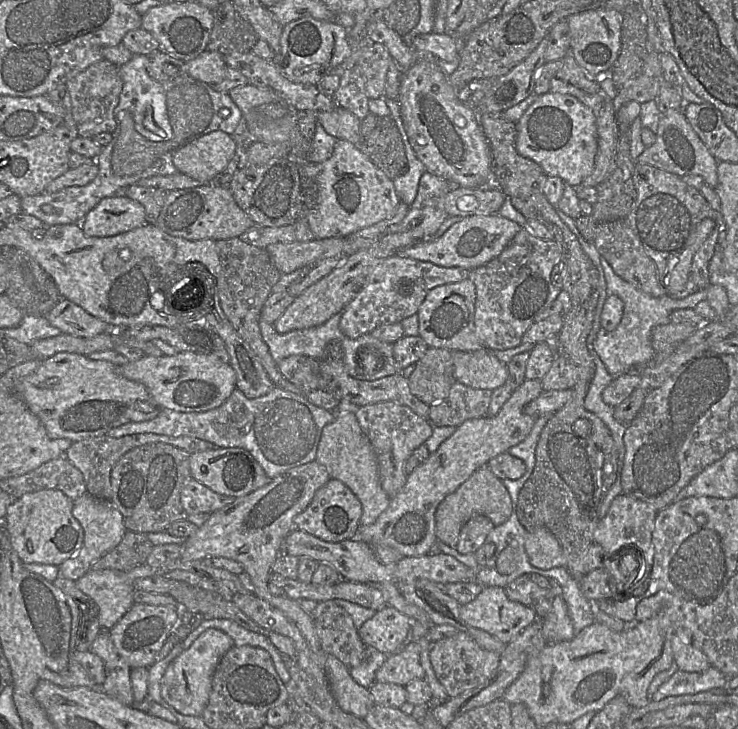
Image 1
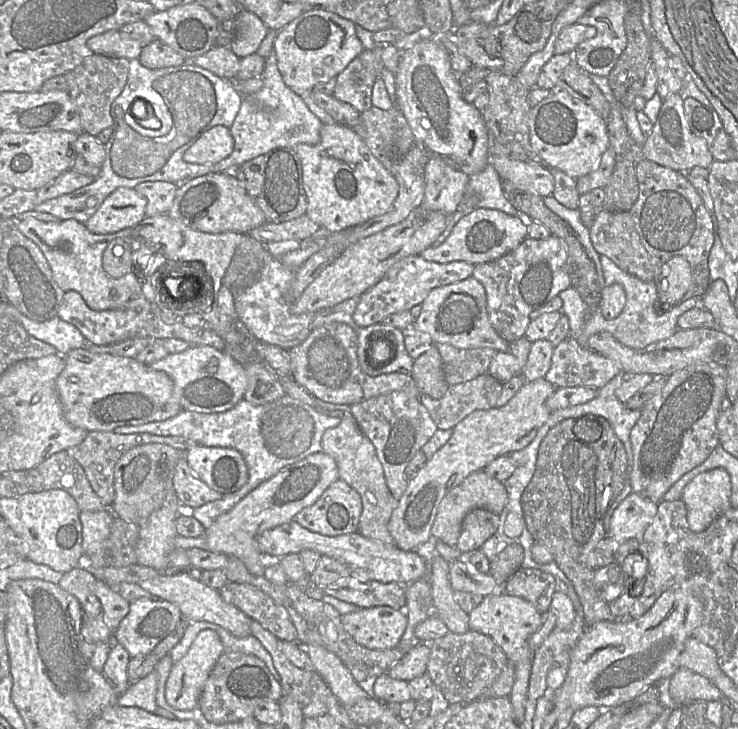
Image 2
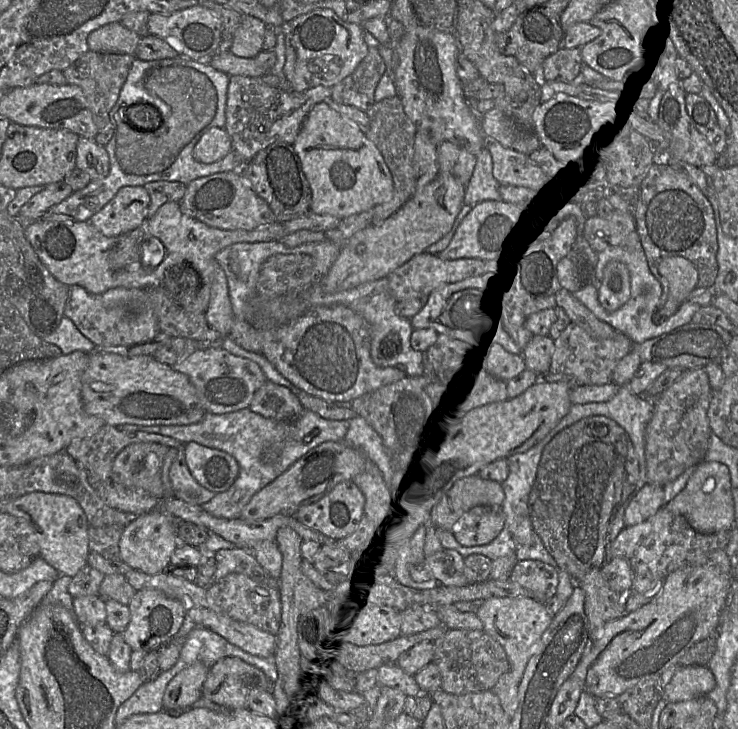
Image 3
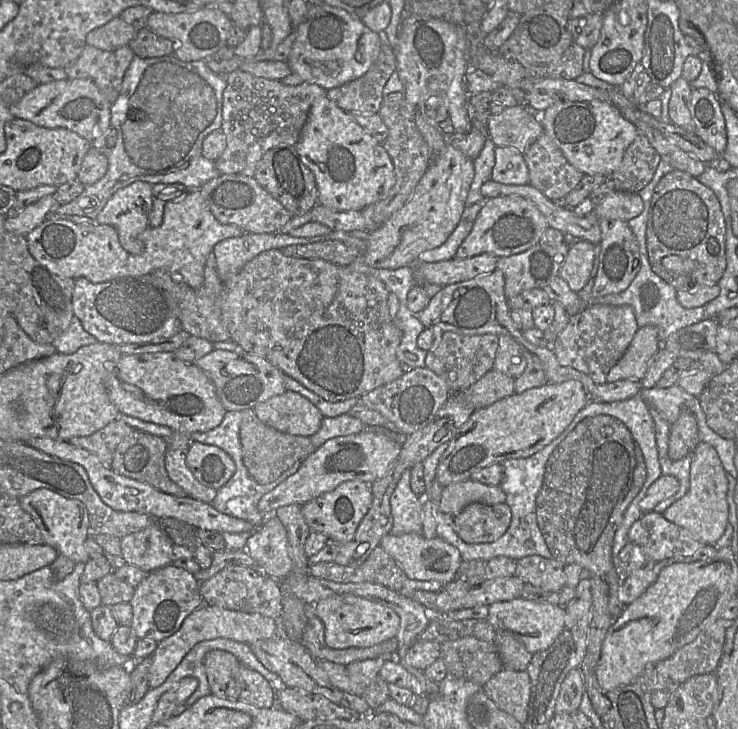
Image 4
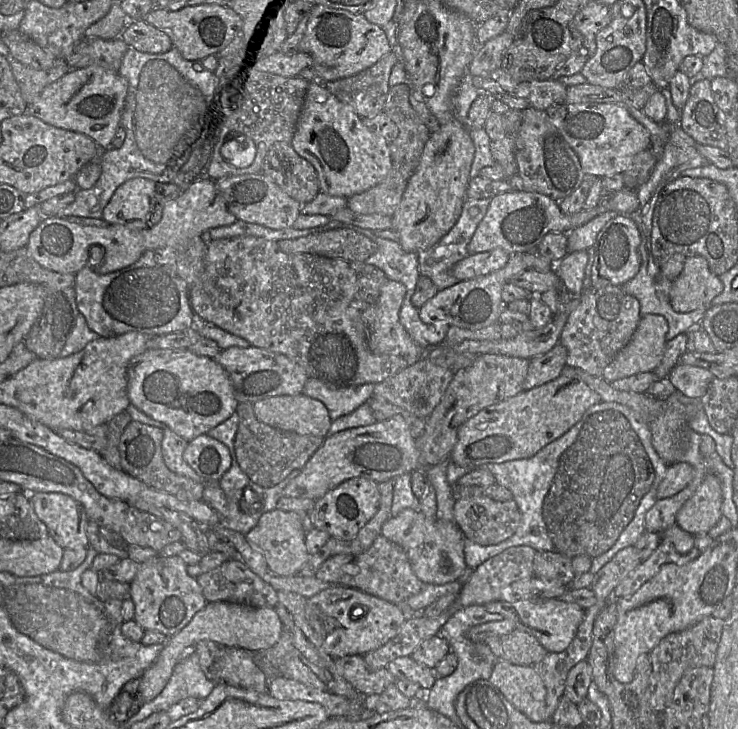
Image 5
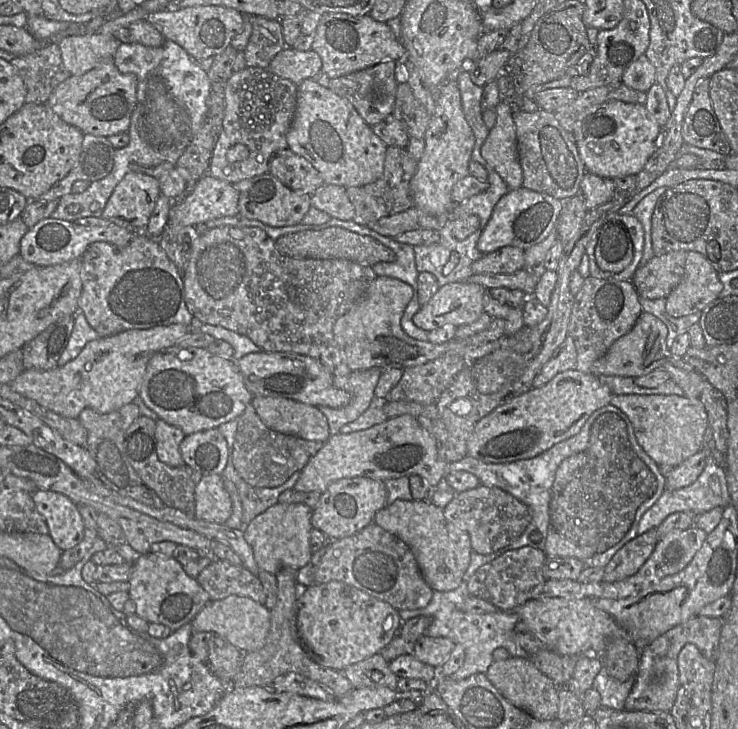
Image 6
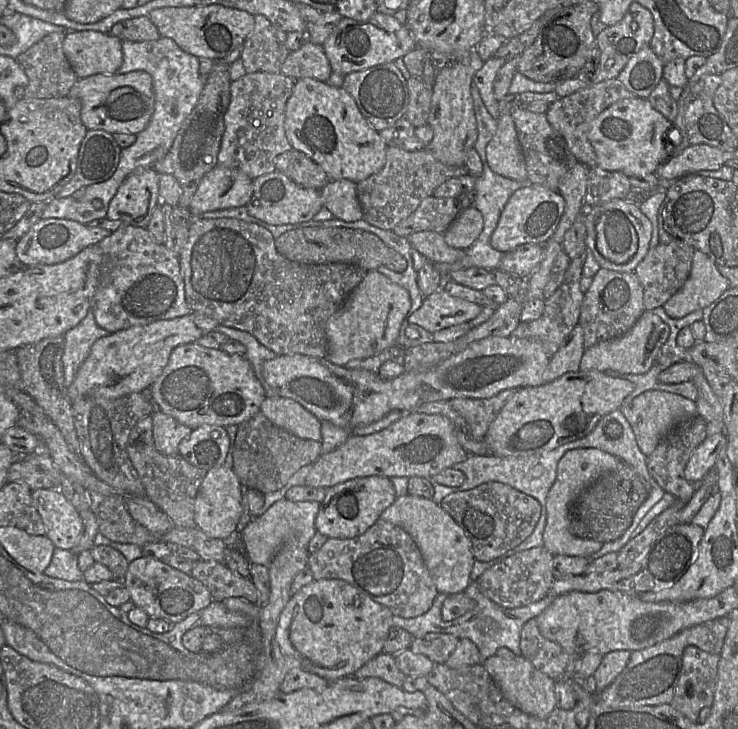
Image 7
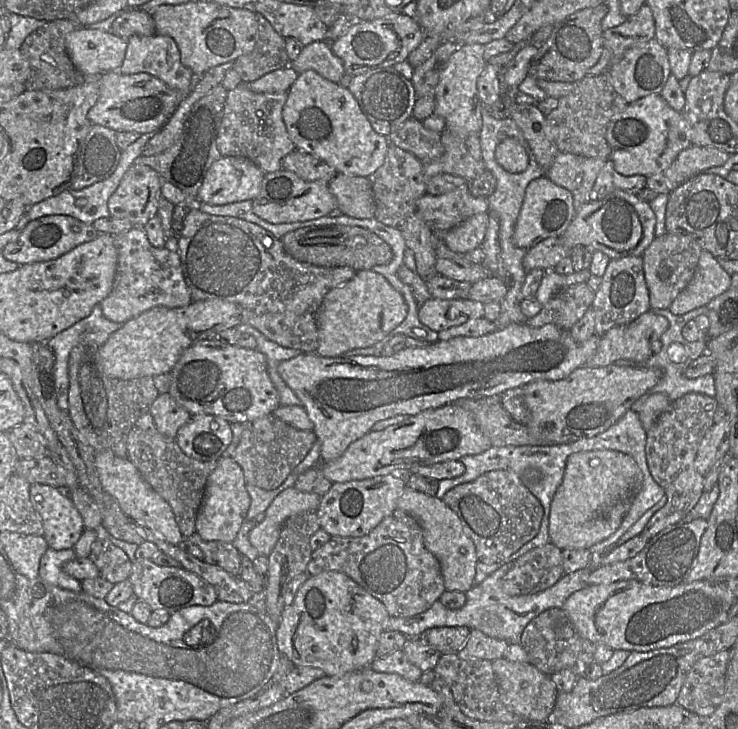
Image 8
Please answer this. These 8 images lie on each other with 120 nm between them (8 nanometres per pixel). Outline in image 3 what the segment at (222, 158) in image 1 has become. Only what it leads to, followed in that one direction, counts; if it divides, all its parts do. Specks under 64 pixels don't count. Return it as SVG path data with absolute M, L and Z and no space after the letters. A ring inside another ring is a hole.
M212 127L196 143L193 156L204 164L211 164L224 158L232 151L231 139L223 128Z

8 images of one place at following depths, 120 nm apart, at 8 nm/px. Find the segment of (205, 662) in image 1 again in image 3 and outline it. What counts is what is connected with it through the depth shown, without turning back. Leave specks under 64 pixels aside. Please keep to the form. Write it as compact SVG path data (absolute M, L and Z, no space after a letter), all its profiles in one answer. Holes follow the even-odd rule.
M197 661L174 676L164 692L163 709L185 708L199 700L209 670L207 665Z

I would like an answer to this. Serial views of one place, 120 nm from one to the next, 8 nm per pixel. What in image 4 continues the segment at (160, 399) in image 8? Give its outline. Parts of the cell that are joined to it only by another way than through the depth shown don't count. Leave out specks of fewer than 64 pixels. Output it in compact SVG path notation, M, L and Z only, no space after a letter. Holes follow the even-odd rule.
M182 447L169 451L165 456L165 468L170 479L181 487L186 496L211 503L217 494L217 490L201 484L186 465L188 447Z

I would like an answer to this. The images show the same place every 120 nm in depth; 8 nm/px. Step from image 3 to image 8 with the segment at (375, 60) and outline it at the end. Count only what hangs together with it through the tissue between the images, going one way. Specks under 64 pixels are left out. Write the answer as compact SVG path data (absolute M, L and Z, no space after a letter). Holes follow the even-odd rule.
M394 66L377 67L366 73L354 75L347 88L357 100L373 129L380 135L388 137L406 120L413 117L417 101L414 86L412 81L399 73Z

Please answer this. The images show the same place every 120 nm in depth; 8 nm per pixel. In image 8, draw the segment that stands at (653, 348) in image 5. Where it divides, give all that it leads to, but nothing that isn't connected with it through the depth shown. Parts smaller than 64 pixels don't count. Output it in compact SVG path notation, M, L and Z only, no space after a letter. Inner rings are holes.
M648 310L634 321L608 330L601 337L596 353L586 361L584 366L604 367L621 359L644 362L653 354L651 343L656 340L660 341L661 335L668 329L668 326L669 322L665 317Z

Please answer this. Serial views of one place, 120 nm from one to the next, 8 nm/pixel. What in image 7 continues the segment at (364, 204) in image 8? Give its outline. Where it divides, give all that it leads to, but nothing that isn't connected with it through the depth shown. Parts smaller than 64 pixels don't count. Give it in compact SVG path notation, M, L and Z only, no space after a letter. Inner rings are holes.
M348 179L332 180L319 192L323 206L333 214L334 218L345 222L364 218L355 182Z

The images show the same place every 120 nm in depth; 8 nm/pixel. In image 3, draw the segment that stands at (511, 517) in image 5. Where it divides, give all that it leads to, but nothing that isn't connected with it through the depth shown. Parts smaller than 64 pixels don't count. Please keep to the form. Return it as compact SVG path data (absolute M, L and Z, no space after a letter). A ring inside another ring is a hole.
M479 505L465 512L454 525L456 541L465 547L490 543L502 531L505 514L501 506Z

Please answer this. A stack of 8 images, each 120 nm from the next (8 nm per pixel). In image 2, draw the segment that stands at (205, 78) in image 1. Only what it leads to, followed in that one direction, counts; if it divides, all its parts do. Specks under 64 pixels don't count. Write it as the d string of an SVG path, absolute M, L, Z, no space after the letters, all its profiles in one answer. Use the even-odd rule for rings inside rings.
M214 45L208 52L197 56L191 61L193 64L206 69L218 77L234 81L240 66L240 59L231 51L229 47Z

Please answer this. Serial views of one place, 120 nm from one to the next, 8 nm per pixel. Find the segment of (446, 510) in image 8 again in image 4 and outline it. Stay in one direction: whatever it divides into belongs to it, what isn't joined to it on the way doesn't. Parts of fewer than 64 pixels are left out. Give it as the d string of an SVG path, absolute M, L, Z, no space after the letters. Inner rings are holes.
M408 533L400 536L385 535L380 546L396 561L407 578L419 581L437 581L446 585L453 581L462 564L459 550L439 537L425 538L422 534Z

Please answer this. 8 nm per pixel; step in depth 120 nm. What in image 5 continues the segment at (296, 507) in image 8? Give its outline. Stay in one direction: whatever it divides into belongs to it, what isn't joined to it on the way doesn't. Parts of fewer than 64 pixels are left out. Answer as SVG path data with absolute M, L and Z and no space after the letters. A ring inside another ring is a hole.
M279 509L264 513L246 539L263 555L268 568L277 575L291 576L299 571L309 558L305 545L306 532L300 516L295 512Z

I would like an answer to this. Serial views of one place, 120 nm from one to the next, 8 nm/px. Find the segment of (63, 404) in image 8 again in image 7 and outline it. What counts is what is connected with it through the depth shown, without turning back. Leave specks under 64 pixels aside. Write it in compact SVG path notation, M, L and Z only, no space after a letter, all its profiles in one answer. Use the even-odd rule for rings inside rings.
M91 308L79 324L64 334L65 344L62 364L66 388L72 384L95 341L110 334L96 323Z

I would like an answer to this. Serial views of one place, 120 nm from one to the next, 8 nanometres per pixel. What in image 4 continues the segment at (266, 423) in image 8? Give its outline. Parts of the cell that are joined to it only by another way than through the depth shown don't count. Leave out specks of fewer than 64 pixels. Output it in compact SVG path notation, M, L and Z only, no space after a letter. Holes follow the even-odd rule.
M252 408L242 410L239 436L243 463L250 476L261 485L275 481L295 463L304 461L316 450L310 437L283 433L267 426L256 416Z

